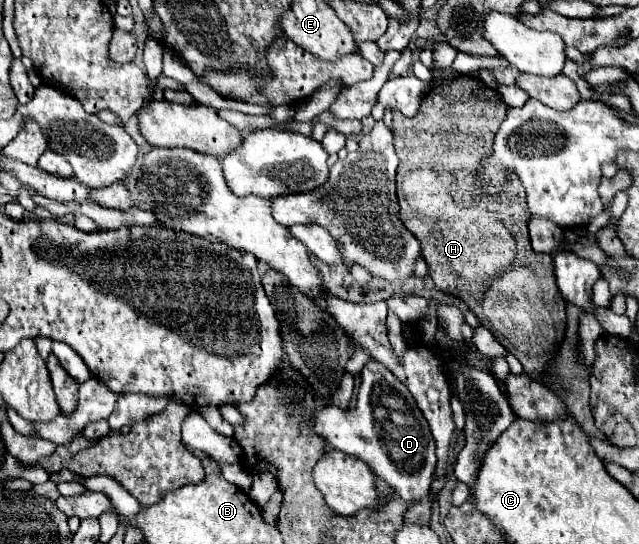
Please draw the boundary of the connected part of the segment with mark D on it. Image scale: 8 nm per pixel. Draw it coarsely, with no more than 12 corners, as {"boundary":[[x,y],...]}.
{"boundary":[[369,360],[357,406],[315,418],[429,526],[435,440],[407,386]]}

